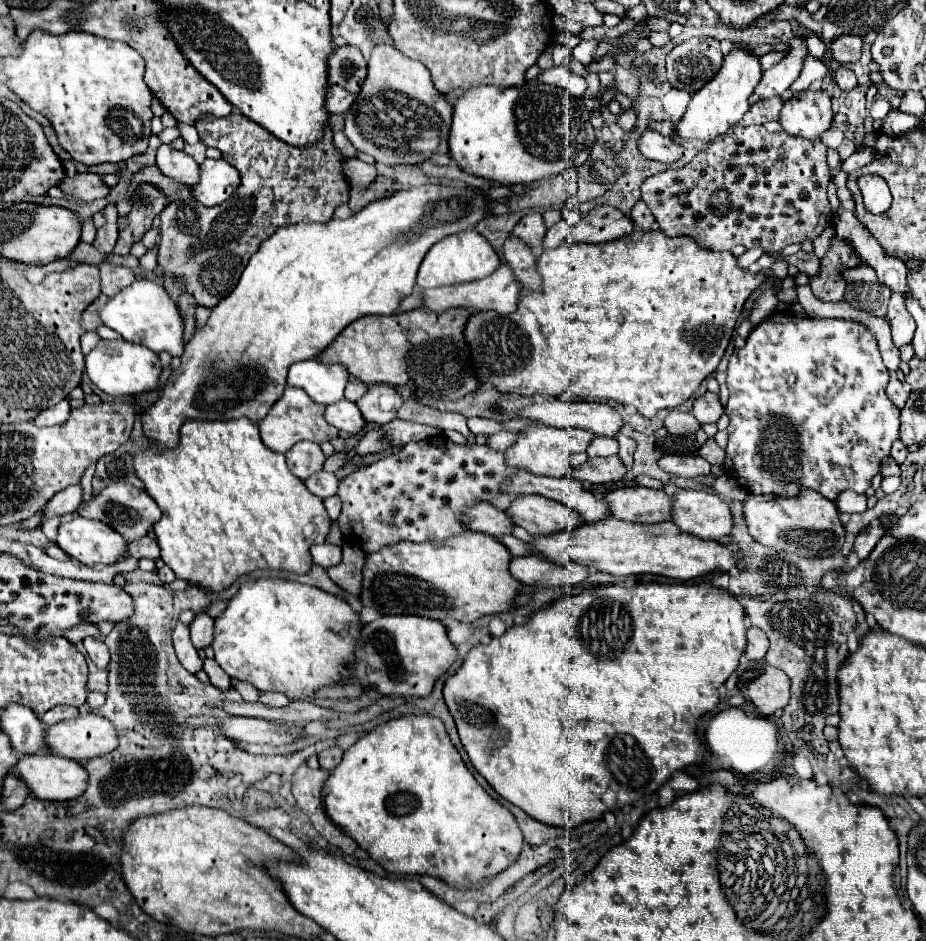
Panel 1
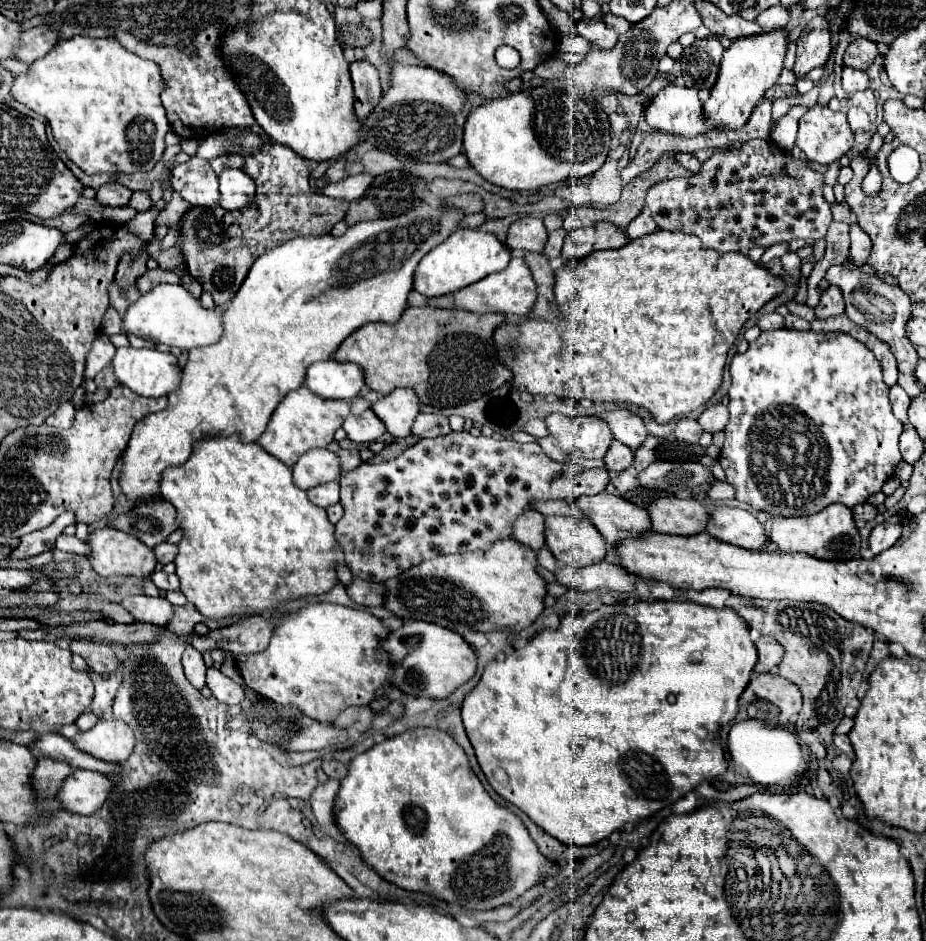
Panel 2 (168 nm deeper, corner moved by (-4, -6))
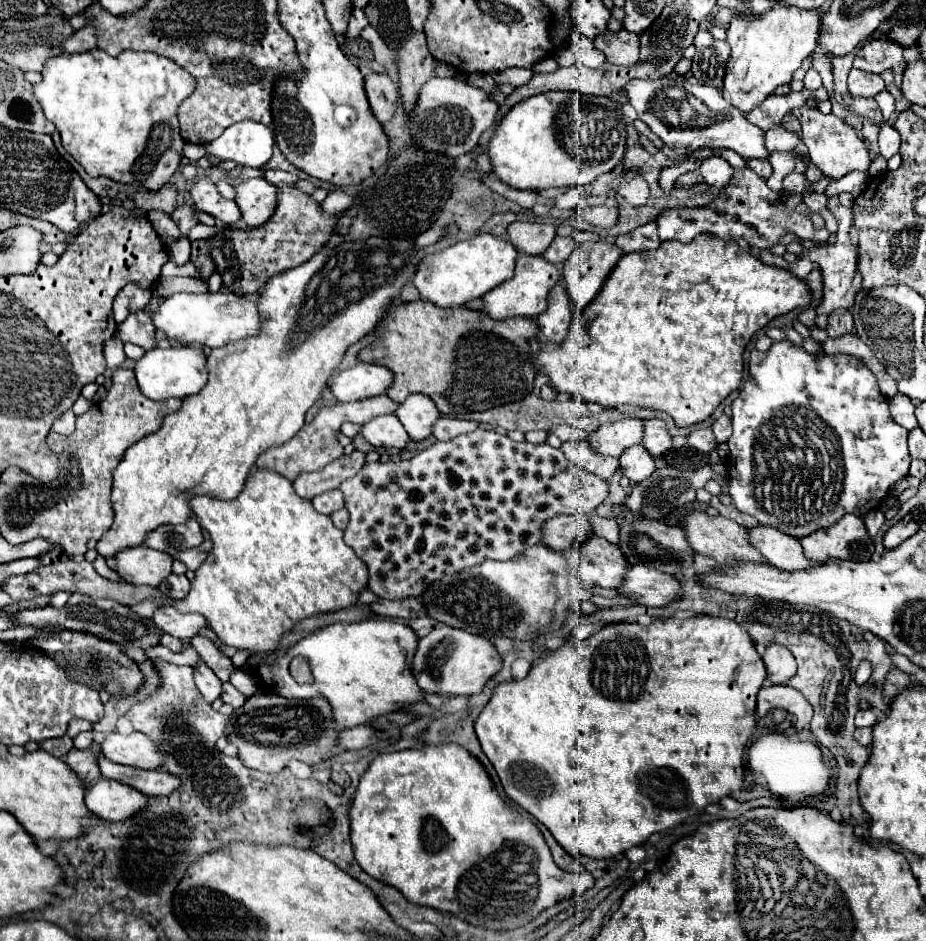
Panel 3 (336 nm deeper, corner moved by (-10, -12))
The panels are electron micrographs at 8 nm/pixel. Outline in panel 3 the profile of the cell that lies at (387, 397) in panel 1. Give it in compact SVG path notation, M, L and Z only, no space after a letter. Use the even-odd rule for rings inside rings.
M411 394L405 402L399 404L395 416L403 424L411 440L423 440L431 434L433 422L439 418L439 410L429 396Z

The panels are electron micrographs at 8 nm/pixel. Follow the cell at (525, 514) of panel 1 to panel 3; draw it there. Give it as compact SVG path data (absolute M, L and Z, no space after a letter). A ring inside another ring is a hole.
M589 536L587 542L569 548L565 556L585 586L617 588L627 572L627 560L621 550L599 536Z

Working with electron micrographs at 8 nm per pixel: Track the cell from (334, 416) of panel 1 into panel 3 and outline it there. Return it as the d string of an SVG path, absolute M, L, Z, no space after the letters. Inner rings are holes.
M393 414L377 416L367 422L361 430L361 436L375 448L405 448L409 442L403 424Z

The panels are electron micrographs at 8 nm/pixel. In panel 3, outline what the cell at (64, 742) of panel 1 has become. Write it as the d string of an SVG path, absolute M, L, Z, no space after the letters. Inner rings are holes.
M119 732L107 734L101 742L101 754L117 764L143 770L155 770L163 762L157 746L141 732L131 732L127 736Z

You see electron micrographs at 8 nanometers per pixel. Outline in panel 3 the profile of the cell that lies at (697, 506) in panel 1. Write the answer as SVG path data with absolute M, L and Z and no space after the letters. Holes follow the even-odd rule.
M761 524L747 528L747 532L751 544L769 564L783 570L803 570L811 566L811 562L803 556L797 538L787 536L775 528L763 528Z

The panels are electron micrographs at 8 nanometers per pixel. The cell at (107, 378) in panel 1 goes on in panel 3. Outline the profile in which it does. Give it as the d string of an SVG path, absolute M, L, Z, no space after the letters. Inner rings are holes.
M177 346L177 348L153 348L145 352L135 362L135 378L139 384L139 390L143 396L151 400L167 400L167 398L187 398L191 394L197 394L203 384L207 382L207 368L205 368L205 356L201 348L195 346Z

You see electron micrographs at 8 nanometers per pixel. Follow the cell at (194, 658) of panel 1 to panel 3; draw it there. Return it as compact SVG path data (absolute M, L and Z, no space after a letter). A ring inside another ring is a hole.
M199 658L197 666L193 668L193 678L195 678L195 684L199 688L199 692L203 694L205 702L213 702L219 698L221 694L221 680L213 674L213 670Z

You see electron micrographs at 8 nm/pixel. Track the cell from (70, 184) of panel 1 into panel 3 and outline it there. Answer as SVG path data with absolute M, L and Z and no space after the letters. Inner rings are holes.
M163 186L163 192L137 192L133 202L139 210L163 210L171 214L177 204L177 190L175 186Z

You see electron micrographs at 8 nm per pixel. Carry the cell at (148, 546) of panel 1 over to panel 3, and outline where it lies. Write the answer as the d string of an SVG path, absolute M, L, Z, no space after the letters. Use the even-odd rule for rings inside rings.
M205 540L201 546L191 548L191 550L177 552L173 558L175 558L175 560L179 560L179 562L183 562L183 564L187 566L187 570L197 570L197 568L199 568L199 564L205 560L205 556L207 556L207 552L209 552L209 550L211 550L211 542L209 542L209 540Z

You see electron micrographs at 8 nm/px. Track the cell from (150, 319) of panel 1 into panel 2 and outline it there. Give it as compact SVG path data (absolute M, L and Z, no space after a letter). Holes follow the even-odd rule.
M161 284L143 294L135 304L129 306L123 318L123 332L131 332L139 338L151 340L155 344L177 346L179 350L191 350L197 346L215 344L223 334L223 316L221 310L203 308L199 298L193 298L181 284Z

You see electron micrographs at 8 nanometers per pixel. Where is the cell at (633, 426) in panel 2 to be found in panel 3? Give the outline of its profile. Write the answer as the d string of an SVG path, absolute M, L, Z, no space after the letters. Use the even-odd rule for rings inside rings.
M643 420L643 440L641 446L651 452L651 456L661 456L671 448L671 436L663 420Z

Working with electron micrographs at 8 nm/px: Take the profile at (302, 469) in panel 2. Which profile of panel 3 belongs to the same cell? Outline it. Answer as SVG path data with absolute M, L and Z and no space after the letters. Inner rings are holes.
M353 452L351 456L341 456L337 460L333 460L331 464L327 464L325 468L317 470L317 472L309 472L309 474L301 474L293 486L295 486L295 492L301 496L301 498L307 498L307 500L313 500L315 496L327 492L327 490L333 490L333 488L339 488L339 484L351 476L355 476L361 466L365 462L365 454L363 452Z

